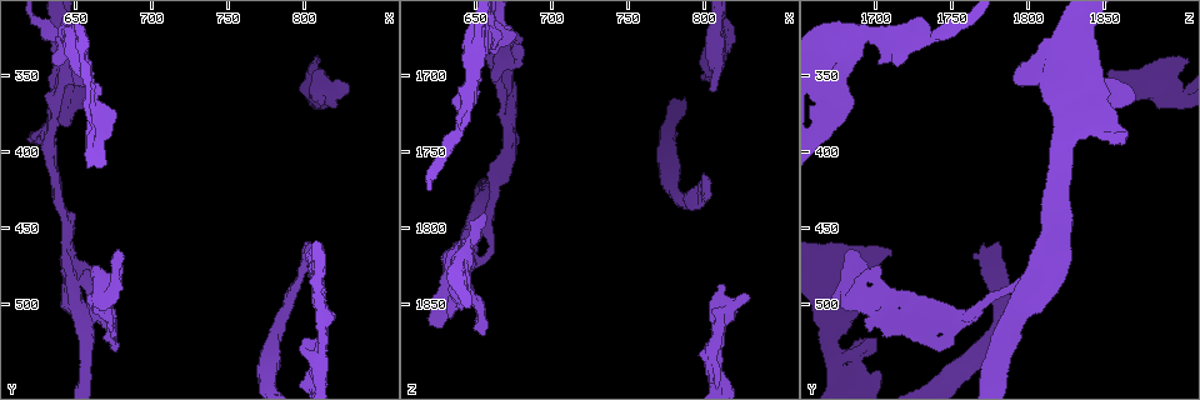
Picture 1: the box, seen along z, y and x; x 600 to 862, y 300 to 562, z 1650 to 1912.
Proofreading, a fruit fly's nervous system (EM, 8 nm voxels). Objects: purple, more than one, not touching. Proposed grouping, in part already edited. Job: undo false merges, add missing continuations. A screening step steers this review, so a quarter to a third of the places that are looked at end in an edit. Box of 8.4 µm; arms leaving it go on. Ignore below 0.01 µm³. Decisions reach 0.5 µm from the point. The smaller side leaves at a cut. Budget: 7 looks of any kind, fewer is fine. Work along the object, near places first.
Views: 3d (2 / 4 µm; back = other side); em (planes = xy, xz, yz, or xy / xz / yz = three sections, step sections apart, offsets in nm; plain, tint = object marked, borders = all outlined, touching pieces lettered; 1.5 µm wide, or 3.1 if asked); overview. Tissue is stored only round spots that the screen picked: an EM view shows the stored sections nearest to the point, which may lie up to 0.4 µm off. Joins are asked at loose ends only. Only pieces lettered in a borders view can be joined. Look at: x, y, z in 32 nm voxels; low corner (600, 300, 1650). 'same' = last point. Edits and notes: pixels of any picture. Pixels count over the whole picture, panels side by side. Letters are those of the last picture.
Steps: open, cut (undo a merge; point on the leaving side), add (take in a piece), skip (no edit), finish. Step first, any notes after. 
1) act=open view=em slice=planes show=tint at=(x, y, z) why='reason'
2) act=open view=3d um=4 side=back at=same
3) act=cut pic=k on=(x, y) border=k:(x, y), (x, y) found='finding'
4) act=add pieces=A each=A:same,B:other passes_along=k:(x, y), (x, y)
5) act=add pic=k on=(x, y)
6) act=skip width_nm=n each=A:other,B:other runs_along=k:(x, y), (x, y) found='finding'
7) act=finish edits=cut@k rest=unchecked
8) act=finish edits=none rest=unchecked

act=open view=em slice=yz step=4 show=tint at=(828, 358, 1846) why='free end'

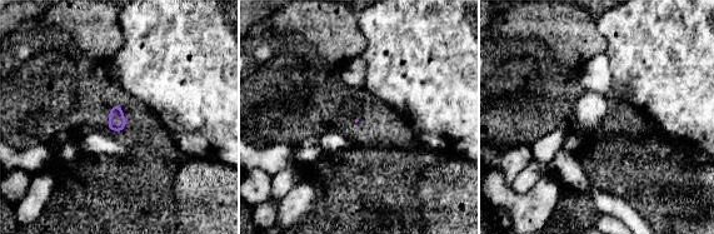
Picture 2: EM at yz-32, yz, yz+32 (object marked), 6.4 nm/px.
act=open view=em slice=planes show=borders at=same

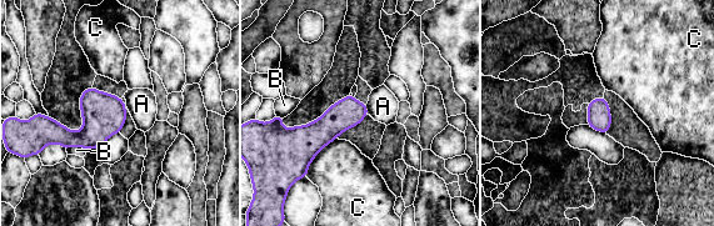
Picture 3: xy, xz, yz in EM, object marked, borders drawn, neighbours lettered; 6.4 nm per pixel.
act=skip each=A:other,B:other,C:other border=3:(365, 105), (368, 114) found='no lettered piece goes on from it'

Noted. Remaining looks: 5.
act=open view=3d um=2 at=(650, 342, 1804)

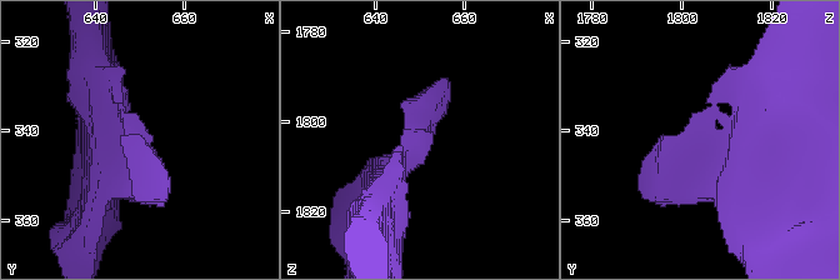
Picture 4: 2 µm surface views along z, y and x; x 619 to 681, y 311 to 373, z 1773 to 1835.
act=open view=em slice=yz step=4 show=tint at=(649, 341, 1802)

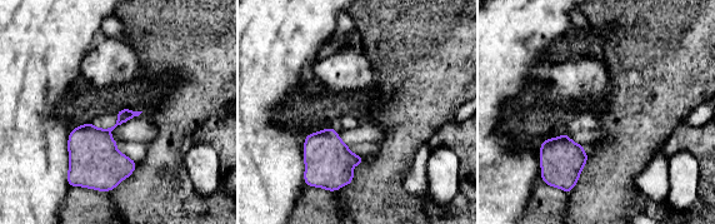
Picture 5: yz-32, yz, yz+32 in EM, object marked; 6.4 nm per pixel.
act=open view=em slice=planes show=borders at=same

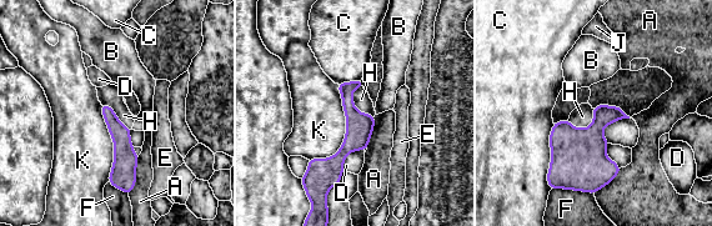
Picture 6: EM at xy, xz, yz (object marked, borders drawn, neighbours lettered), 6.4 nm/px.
act=skip width_nm=120 longest_contact=K:480nm each=A:other,B:other,C:other,D:other,E:other,F:other,H:other,J:other,K:other found='all the same cell'

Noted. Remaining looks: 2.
act=open view=em slice=planes show=borders at=(676, 528, 1740) why='free end'

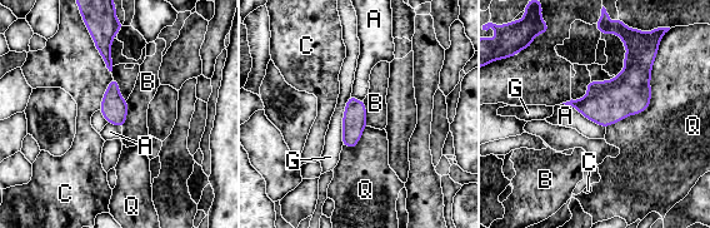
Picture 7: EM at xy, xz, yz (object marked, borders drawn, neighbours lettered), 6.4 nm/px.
act=skip width_nm=160 each=A:other,B:other,C:other,G:other,Q:other border=7:(126, 100), (126, 118), (121, 127) found='no lettered piece goes on from it'

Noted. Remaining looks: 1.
act=finish edits=none rest=unchecked

